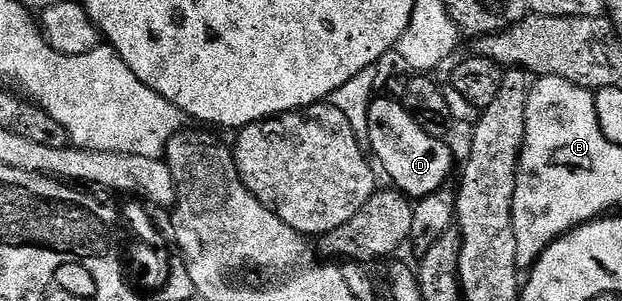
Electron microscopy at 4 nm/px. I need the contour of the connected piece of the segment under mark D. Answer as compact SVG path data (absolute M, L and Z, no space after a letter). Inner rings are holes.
M375 97L367 109L366 122L371 153L376 154L395 189L417 200L447 185L454 164L449 146L423 129L401 101Z

